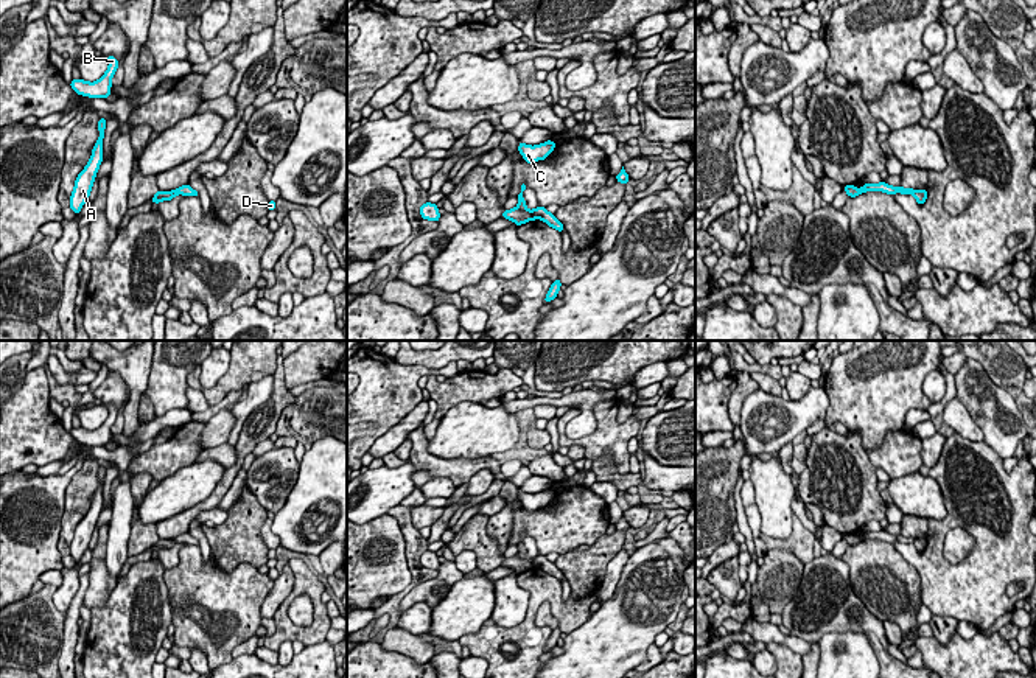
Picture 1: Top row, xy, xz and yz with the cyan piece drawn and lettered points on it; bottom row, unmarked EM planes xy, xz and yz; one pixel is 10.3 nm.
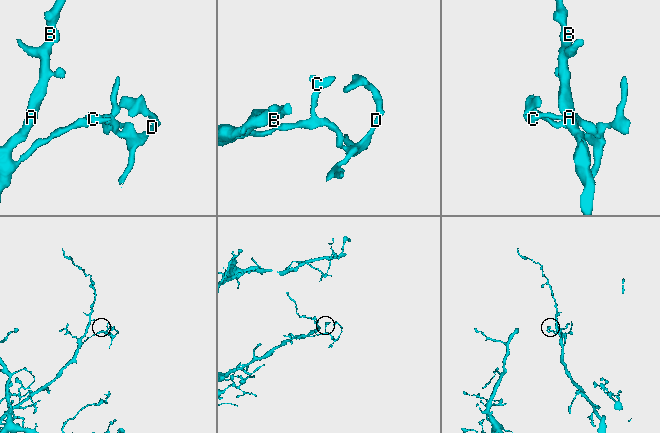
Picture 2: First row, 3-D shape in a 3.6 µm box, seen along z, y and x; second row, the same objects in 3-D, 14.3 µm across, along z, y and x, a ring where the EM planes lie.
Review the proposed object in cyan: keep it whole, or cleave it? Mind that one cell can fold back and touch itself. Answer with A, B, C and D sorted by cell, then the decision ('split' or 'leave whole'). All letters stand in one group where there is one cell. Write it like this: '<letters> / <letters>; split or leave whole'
A B / C D; split

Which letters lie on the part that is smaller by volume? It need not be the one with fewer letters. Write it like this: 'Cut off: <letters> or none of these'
Cut off: C, D

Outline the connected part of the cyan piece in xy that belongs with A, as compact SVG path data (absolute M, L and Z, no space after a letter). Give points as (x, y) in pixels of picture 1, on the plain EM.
M104 467L98 468L100 487L96 488L92 498L89 512L84 515L84 518L78 522L75 529L75 536L70 544L70 557L75 560L75 563L81 560L82 554L89 547L92 533L103 510L103 487L104 487L106 470L107 468Z

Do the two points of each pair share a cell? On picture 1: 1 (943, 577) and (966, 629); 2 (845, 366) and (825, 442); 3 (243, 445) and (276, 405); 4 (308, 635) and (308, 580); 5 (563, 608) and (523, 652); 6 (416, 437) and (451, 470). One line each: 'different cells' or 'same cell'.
1: different cells
2: different cells
3: same cell
4: same cell
5: same cell
6: same cell

